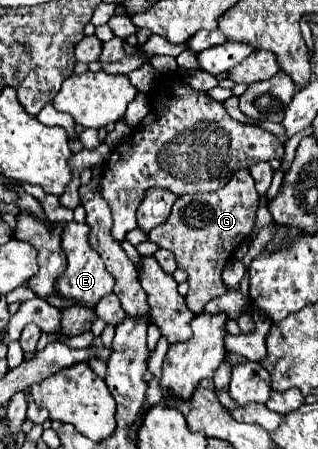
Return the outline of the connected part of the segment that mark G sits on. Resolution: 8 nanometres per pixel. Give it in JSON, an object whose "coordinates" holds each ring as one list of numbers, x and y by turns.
{"coordinates":[[238,170,232,180,216,192,208,194,186,194,180,196,168,220,148,232,150,240,160,248,174,252,178,268,188,272,188,296,186,306,200,314,204,304,216,296,222,296,226,290,220,274,228,260,232,260,234,248,254,230,256,210,260,206,260,194,254,188,254,178,248,170]]}

